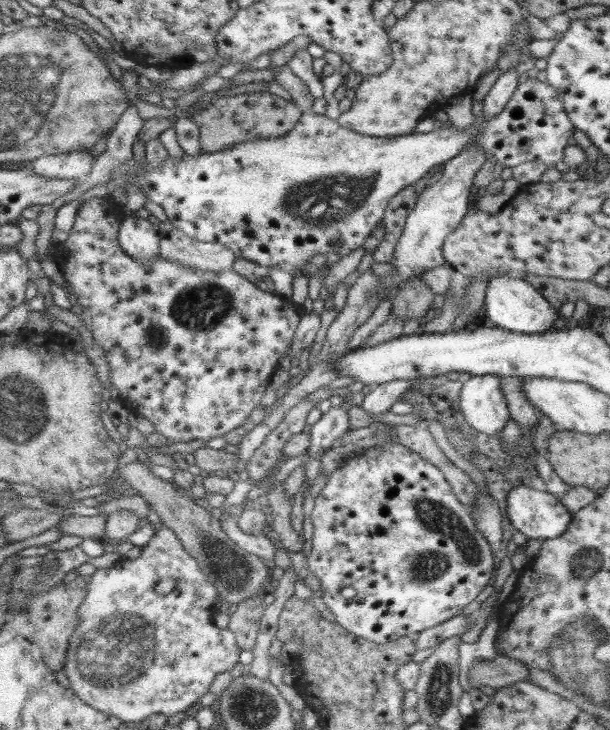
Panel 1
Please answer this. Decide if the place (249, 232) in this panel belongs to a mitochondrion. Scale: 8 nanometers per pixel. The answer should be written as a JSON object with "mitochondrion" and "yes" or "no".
{"mitochondrion":"no"}

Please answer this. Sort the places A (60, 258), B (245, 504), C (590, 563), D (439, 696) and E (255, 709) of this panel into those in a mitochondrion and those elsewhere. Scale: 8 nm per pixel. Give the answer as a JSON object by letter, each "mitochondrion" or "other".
{"A":"other","B":"other","C":"mitochondrion","D":"mitochondrion","E":"mitochondrion"}

